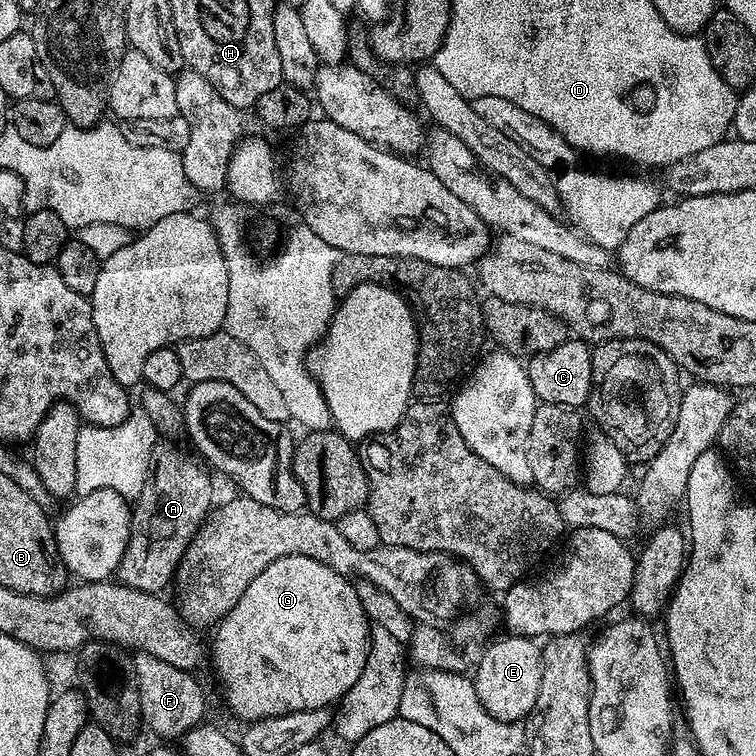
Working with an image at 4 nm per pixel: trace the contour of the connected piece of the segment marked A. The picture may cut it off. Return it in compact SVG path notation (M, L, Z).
M158 442L152 447L147 480L131 509L130 538L115 573L119 583L144 593L165 591L213 507L209 469L195 455L187 456L170 443L174 442Z

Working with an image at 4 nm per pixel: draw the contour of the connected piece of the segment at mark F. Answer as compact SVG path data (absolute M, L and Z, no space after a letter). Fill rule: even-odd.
M136 652L132 656L132 665L138 682L140 714L150 731L172 742L175 736L176 739L184 737L205 719L204 692L193 673L178 670L178 666L170 666L170 662L162 662L162 658L154 658L154 654L145 652Z

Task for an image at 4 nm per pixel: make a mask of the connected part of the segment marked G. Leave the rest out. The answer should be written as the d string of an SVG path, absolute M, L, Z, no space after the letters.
M287 556L270 562L270 566L266 566L266 570L262 570L262 574L258 574L254 582L250 582L250 586L246 586L242 598L238 598L238 602L224 615L215 632L216 641L211 641L210 644L210 660L214 668L216 664L216 672L220 675L220 684L224 687L224 700L238 719L251 722L265 720L271 716L291 716L293 712L313 712L340 702L362 675L371 648L372 629L368 615L362 610L356 584L349 577L330 570L330 566L322 566L322 562L314 562L314 558Z

